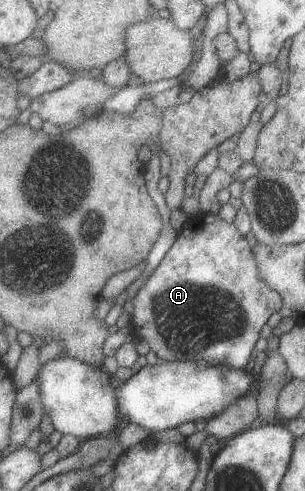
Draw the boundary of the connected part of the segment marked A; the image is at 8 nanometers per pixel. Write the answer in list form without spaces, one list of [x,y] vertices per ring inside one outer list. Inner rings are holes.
[[[218,214],[192,215],[165,259],[138,293],[133,326],[140,339],[151,342],[160,361],[207,360],[243,369],[255,355],[263,327],[284,309],[284,300],[279,290],[262,279],[253,247],[237,224],[228,223]]]

